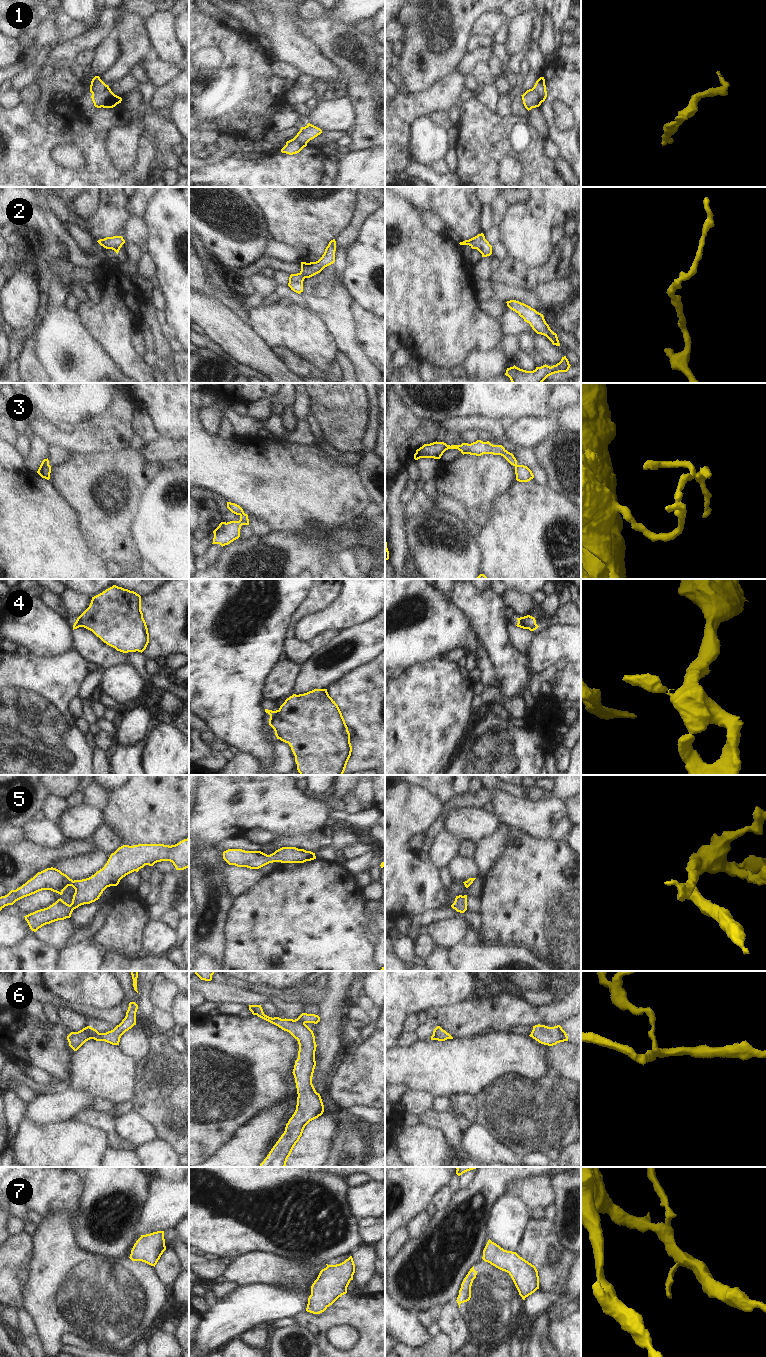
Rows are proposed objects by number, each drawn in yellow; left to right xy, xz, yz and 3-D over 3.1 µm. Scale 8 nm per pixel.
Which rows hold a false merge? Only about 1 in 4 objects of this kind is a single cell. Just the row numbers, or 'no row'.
1, 3, 4, 6, 7

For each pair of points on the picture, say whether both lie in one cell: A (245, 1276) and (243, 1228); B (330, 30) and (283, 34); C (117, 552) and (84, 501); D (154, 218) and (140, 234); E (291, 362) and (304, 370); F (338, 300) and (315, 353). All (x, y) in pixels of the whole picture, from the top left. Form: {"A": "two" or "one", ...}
{"A": "two", "B": "two", "C": "one", "D": "two", "E": "one", "F": "two"}

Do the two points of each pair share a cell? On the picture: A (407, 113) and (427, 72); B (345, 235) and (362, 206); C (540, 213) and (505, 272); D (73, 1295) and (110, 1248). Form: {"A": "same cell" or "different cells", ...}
{"A": "different cells", "B": "same cell", "C": "different cells", "D": "different cells"}

